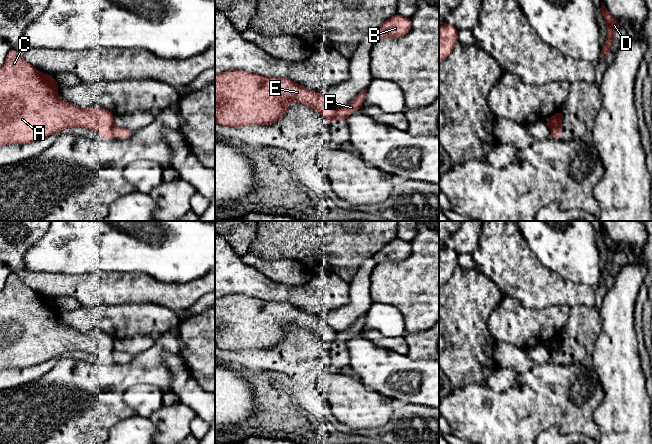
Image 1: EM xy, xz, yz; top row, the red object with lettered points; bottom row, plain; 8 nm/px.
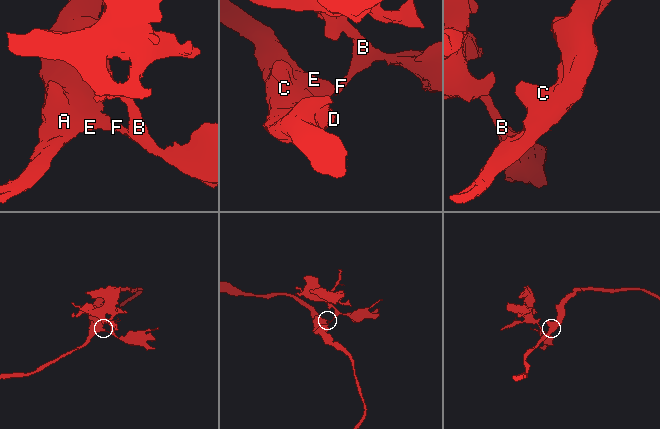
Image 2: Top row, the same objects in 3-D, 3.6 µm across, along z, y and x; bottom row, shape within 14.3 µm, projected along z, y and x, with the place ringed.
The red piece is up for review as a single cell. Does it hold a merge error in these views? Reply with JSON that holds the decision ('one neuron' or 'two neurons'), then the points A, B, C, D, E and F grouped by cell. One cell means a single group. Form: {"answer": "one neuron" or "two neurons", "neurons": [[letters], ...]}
{"answer": "two neurons", "neurons": [["A", "C", "D", "E"], ["B", "F"]]}

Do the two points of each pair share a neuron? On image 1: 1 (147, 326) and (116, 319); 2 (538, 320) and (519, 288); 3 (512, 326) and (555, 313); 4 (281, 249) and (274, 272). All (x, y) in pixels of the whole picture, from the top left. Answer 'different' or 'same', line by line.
1: same
2: different
3: same
4: different

